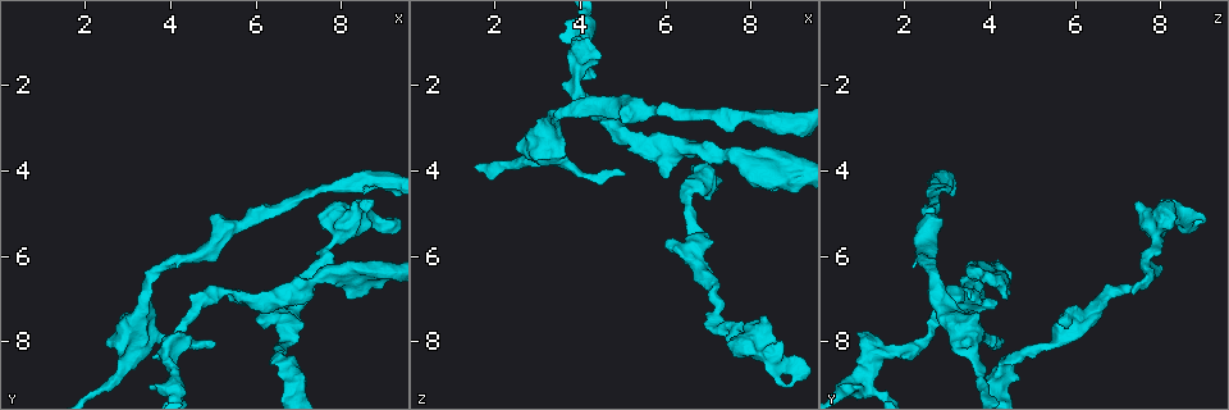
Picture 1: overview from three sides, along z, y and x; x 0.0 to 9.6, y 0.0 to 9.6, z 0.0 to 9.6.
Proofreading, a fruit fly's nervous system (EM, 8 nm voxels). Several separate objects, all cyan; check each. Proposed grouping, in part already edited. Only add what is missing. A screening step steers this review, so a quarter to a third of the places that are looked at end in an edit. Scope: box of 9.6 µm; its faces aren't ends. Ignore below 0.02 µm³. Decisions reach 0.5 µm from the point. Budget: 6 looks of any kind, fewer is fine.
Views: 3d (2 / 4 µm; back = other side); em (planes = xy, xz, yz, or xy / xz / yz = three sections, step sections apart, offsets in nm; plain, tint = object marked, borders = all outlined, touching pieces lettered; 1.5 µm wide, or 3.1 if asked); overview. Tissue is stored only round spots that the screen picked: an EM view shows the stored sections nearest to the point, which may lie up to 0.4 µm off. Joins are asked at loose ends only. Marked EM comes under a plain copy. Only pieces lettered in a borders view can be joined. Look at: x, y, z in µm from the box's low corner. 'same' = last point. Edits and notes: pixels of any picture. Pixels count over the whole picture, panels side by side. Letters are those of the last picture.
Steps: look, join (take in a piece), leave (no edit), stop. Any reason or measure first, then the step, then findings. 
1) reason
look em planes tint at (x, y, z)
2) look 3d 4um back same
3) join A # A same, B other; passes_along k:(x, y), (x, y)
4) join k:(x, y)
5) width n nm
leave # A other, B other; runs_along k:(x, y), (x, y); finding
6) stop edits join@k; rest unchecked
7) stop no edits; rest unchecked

free end
look em planes borders at (9.05, 6.40, 4.50)

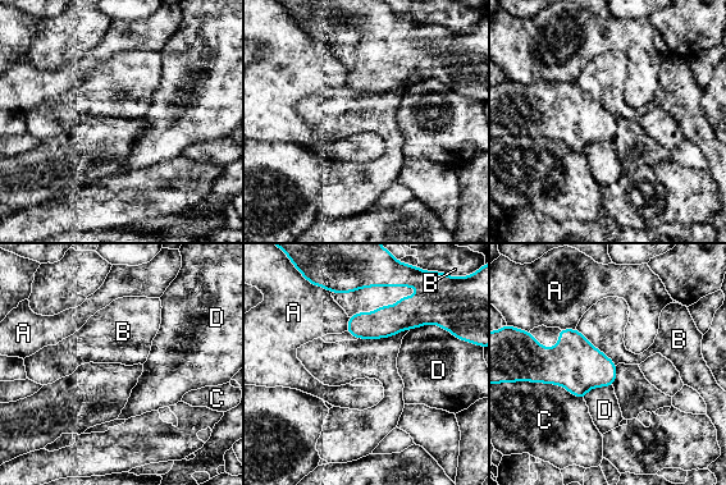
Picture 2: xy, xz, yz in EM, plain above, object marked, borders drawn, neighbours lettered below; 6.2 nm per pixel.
leave # A other, B other, C other, D other; border 2:(409, 329), (389, 337), (357, 339); no lettered piece goes on from it

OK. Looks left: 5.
an open end
look em planes borders at (5.00, 8.15, 4.05)

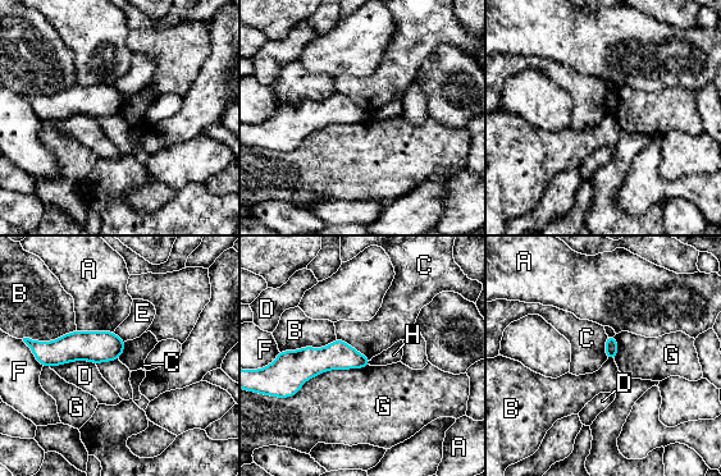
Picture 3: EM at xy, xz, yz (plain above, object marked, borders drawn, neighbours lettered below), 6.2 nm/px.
leave # A other, B other, C other, D other, E other, F other, G other, H other; runs_along 3:(122, 343), (73, 346), (40, 355); no lettered piece goes on from it

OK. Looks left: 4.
an open end
look 3d 2um at (6.05, 7.45, 5.60)

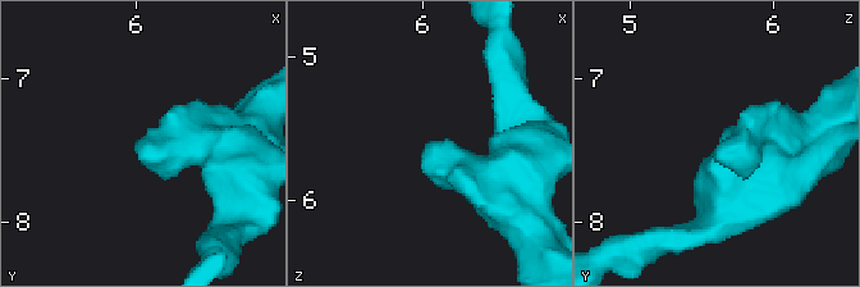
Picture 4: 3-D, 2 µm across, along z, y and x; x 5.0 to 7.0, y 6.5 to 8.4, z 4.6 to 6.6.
need the tissue
look em xz step 4 borders at (6.06, 7.46, 5.58)

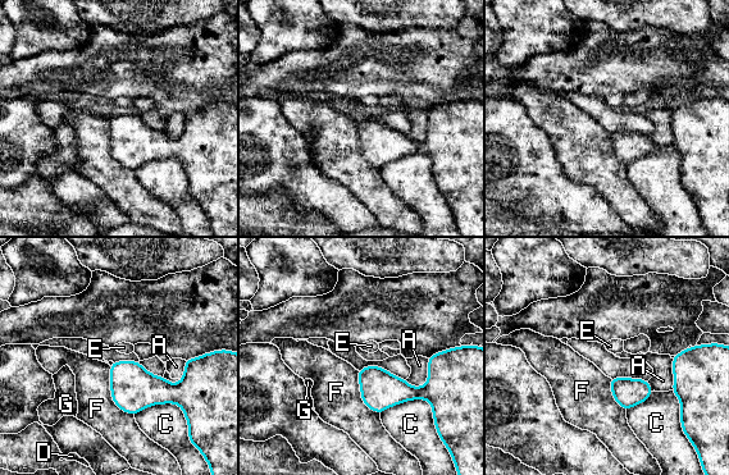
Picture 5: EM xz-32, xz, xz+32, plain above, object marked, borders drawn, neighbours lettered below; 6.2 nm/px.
another direction
look em planes borders same

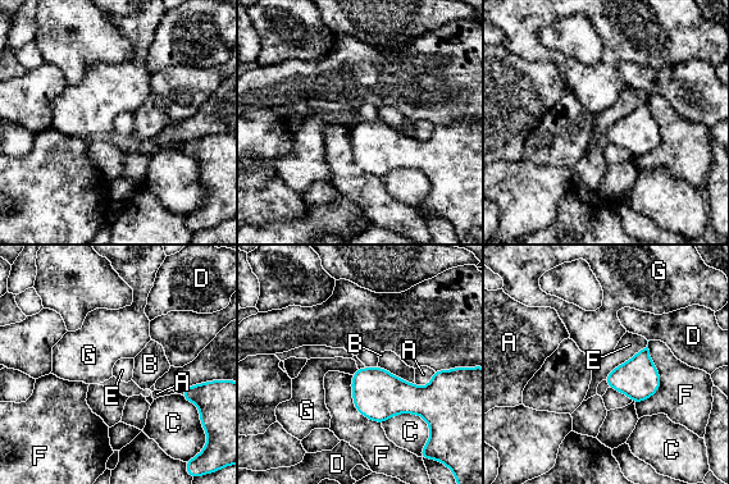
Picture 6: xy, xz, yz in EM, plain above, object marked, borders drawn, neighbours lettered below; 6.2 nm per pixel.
leave # A other, B other, C other, D other, E other, F other, G other; border 6:(358, 369), (351, 374); no lettered piece goes on from it

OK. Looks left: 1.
stop no edits; rest unchecked

